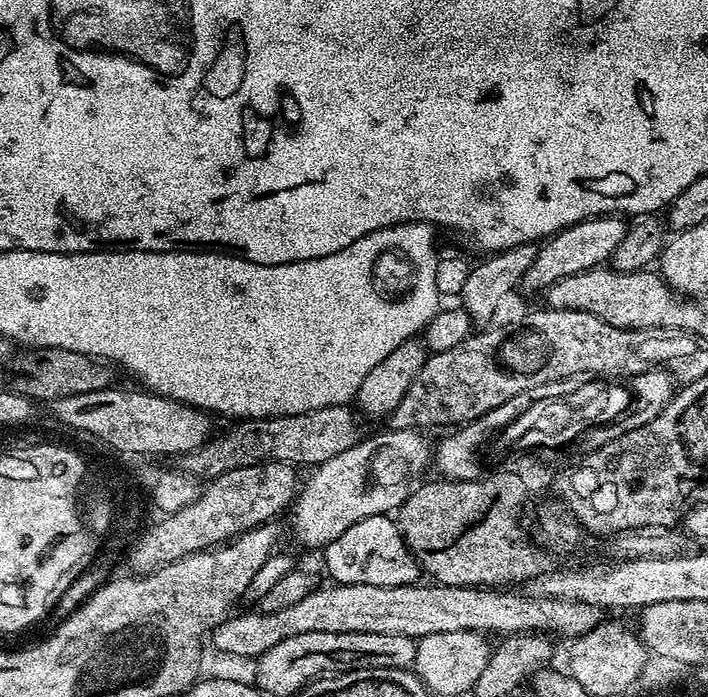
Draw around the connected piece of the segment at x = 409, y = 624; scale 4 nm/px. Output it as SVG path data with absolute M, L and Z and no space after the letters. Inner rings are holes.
M335 582L329 583L329 588L313 587L311 592L306 594L306 598L302 598L298 602L294 602L285 608L274 608L271 610L244 610L237 614L229 615L227 620L212 631L210 644L213 644L220 652L225 652L228 656L252 656L251 658L259 658L266 650L270 650L270 646L278 646L278 642L283 642L285 638L294 638L294 634L314 634L315 632L325 632L326 634L350 634L351 632L365 632L366 634L402 634L413 638L421 638L430 634L441 634L442 631L474 631L483 634L491 634L490 632L500 632L499 634L519 634L521 632L538 632L541 634L551 634L556 636L568 636L567 638L577 638L585 636L592 628L597 627L602 620L601 609L580 602L578 600L555 600L554 598L534 598L527 594L519 594L515 596L515 591L512 590L481 590L480 588L459 588L458 586L446 586L435 582L417 582L415 584L407 584L406 586L394 586L387 588L386 586L366 586L365 584L338 584Z

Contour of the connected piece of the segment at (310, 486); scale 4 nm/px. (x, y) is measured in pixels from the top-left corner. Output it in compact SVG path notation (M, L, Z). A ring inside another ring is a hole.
M383 430L377 436L365 435L350 450L342 450L342 454L334 454L326 462L315 465L308 476L308 481L303 481L298 495L291 505L292 512L292 532L296 535L296 540L300 544L305 544L308 548L322 550L338 534L346 534L354 522L362 522L362 518L371 516L382 516L392 514L399 509L408 497L412 479L430 464L430 444L423 440L421 433L416 430Z

